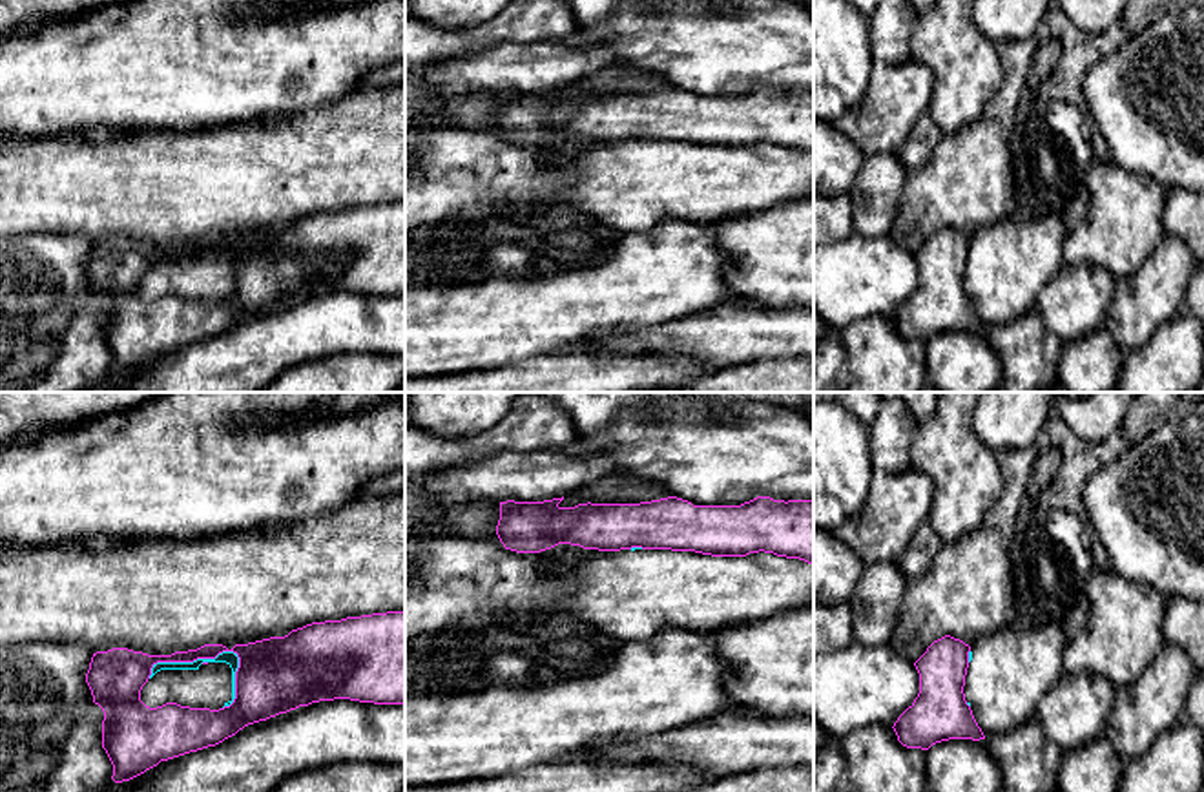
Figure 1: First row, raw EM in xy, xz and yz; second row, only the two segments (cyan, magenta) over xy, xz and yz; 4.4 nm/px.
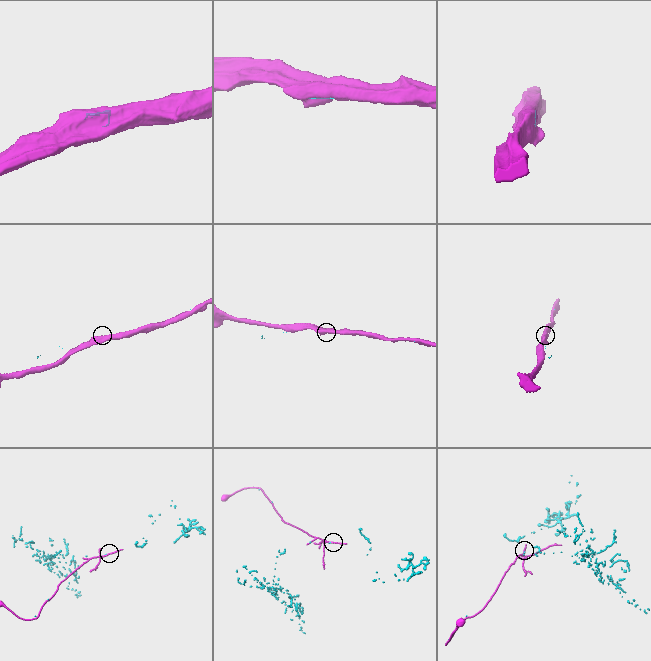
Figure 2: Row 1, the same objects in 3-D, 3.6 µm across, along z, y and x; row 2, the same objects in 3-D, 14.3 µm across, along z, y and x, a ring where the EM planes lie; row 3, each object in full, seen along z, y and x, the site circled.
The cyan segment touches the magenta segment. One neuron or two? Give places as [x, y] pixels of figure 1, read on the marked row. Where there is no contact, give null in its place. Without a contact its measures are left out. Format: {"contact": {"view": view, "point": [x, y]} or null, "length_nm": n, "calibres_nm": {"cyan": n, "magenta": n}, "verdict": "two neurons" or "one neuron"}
{"contact": {"view": "xy", "point": [190, 663]}, "length_nm": 420, "calibres_nm": {"cyan": 60, "magenta": 160}, "verdict": "two neurons"}

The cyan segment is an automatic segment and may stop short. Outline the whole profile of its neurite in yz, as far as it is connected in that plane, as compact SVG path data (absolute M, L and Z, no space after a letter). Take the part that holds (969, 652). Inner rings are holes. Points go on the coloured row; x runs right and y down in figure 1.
M1056 617L1040 626L1014 624L970 644L963 693L985 737L1036 717L1038 703L1065 673L1065 644Z

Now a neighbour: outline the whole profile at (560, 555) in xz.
M558 544L536 555L540 557L540 566L544 569L551 569L551 568L573 566L584 557L587 557L591 551L597 551L597 549L584 549L580 546Z

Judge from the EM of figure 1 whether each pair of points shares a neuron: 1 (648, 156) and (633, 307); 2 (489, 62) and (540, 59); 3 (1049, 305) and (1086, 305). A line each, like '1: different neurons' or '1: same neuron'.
1: different neurons
2: same neuron
3: same neuron

